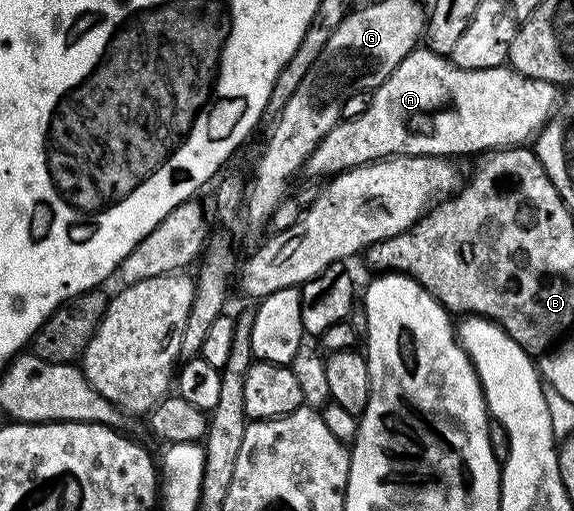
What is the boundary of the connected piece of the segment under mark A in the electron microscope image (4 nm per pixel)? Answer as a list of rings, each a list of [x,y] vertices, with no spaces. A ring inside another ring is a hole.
[[[416,49],[408,58],[400,61],[396,70],[379,87],[373,88],[368,109],[359,119],[342,119],[323,137],[306,161],[304,171],[305,174],[333,177],[338,172],[361,166],[364,163],[362,131],[374,135],[374,143],[378,146],[371,149],[371,160],[397,155],[455,157],[470,155],[473,151],[489,153],[495,149],[516,147],[533,140],[553,116],[558,105],[554,101],[555,91],[558,91],[557,84],[521,75],[509,65],[469,71],[460,69],[445,55],[438,55],[429,49]]]

